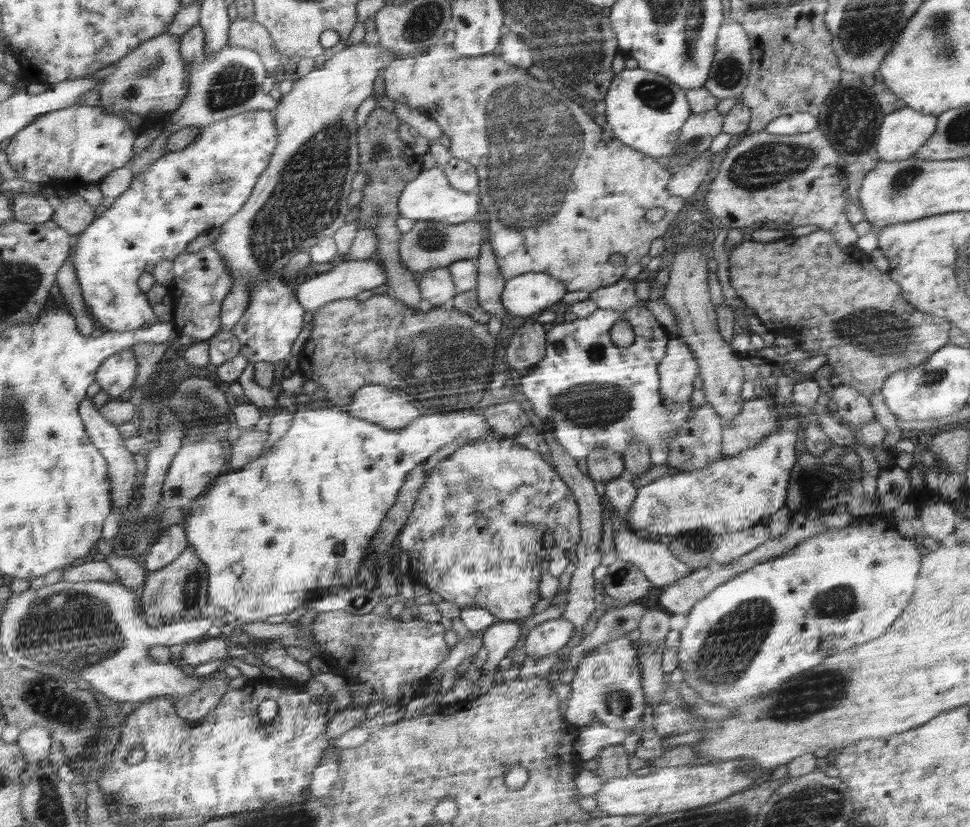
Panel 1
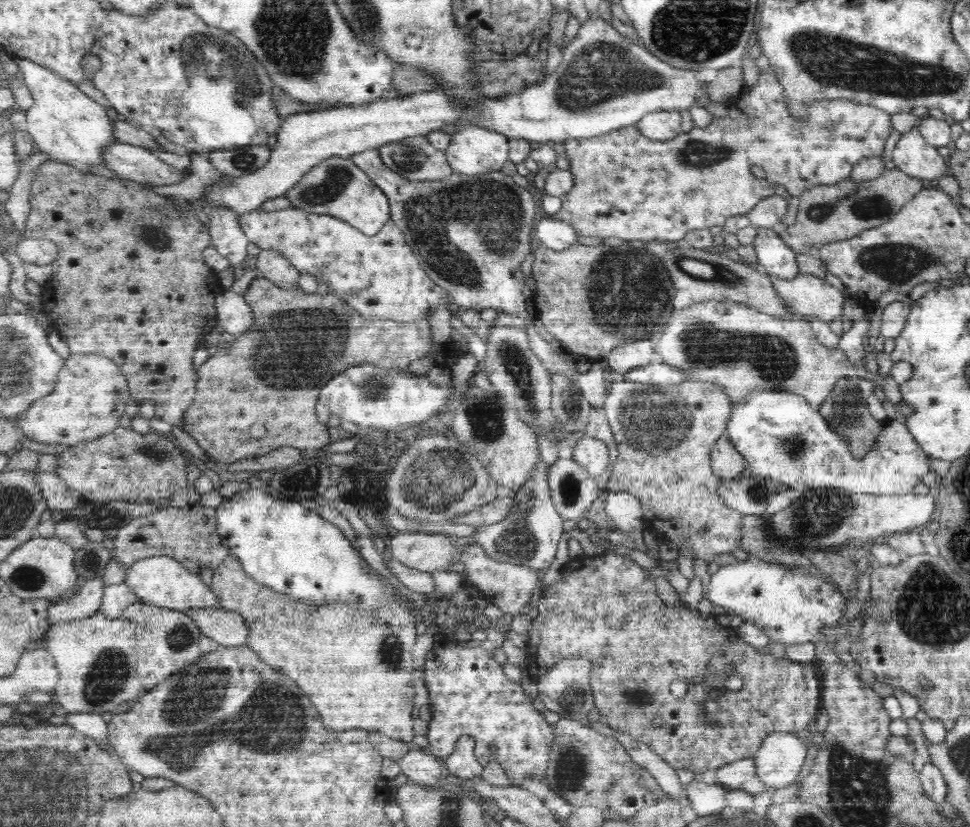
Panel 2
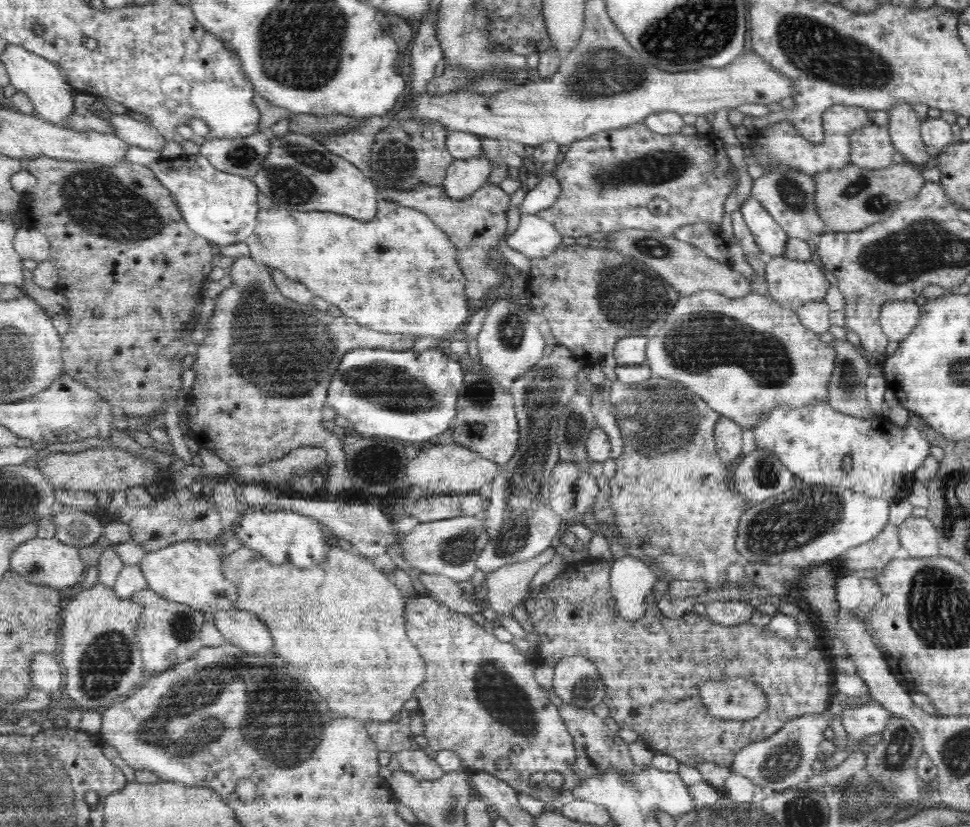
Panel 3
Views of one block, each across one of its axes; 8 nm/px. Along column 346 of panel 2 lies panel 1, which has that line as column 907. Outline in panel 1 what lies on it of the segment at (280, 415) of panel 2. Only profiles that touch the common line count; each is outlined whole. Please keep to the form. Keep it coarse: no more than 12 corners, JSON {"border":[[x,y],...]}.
{"border":[[828,230],[729,256],[776,337],[865,397],[951,323]]}

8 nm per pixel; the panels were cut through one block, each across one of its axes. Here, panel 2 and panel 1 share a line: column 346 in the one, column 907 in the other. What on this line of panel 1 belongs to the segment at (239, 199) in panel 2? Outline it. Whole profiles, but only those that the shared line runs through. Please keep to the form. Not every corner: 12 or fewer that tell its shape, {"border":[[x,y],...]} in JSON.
{"border":[[909,107],[887,114],[878,156],[906,160],[937,129],[936,115]]}

